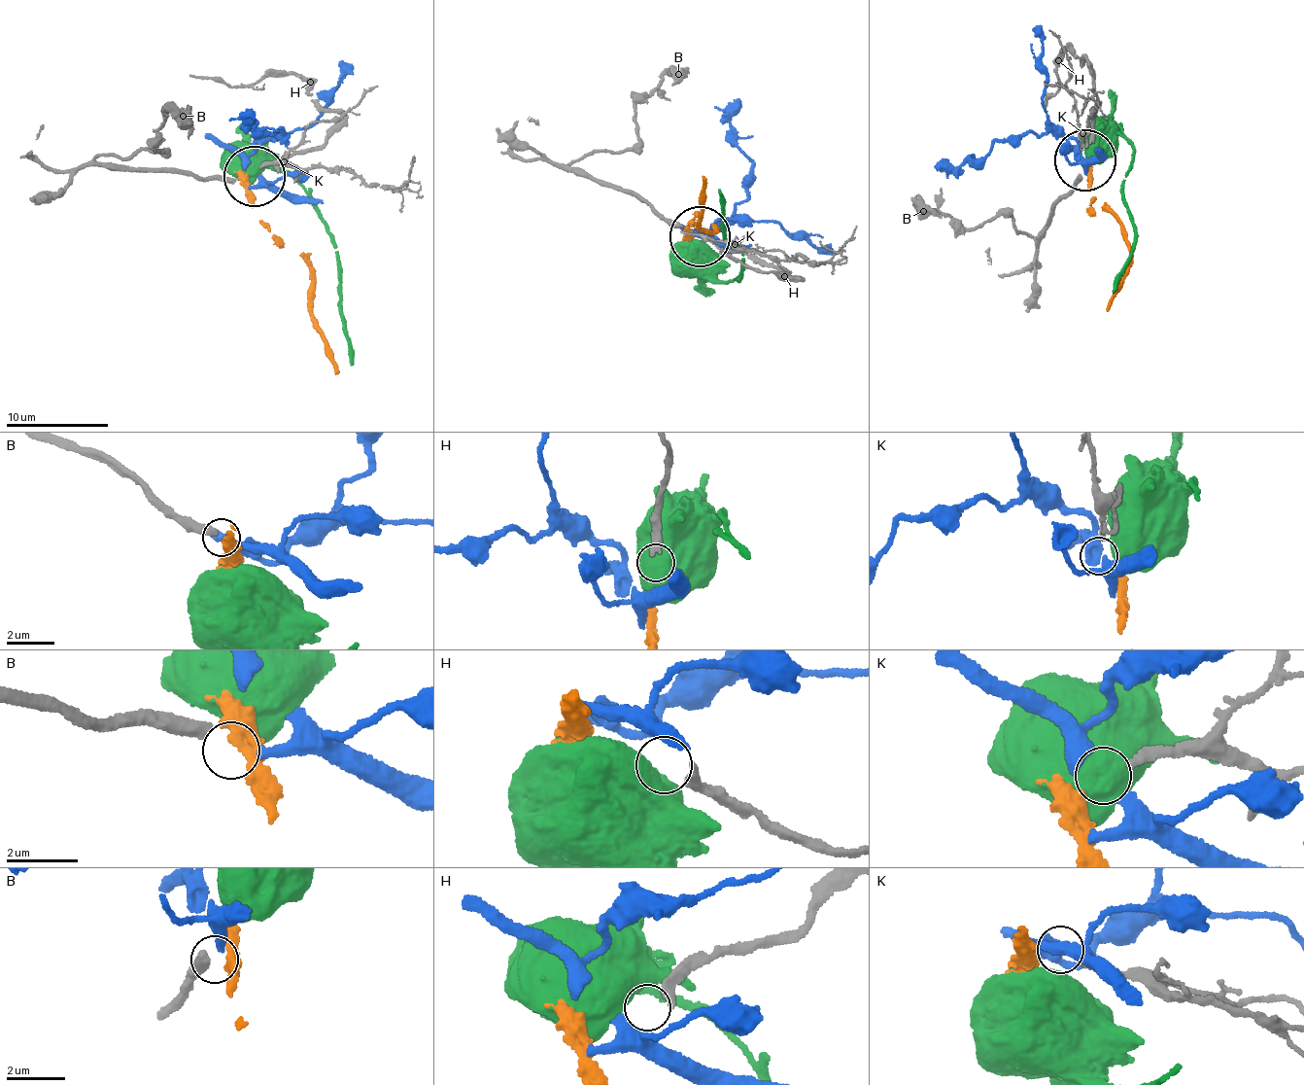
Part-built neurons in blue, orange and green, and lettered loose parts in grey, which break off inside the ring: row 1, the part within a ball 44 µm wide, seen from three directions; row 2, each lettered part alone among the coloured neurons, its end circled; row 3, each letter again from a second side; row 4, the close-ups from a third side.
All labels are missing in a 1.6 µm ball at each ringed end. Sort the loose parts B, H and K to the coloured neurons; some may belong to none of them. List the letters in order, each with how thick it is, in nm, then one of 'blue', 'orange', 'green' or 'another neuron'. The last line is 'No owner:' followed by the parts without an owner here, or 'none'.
B: 360 nm | blue
H: 360 nm | another neuron
K: 240 nm | another neuron
No owner: H, K

